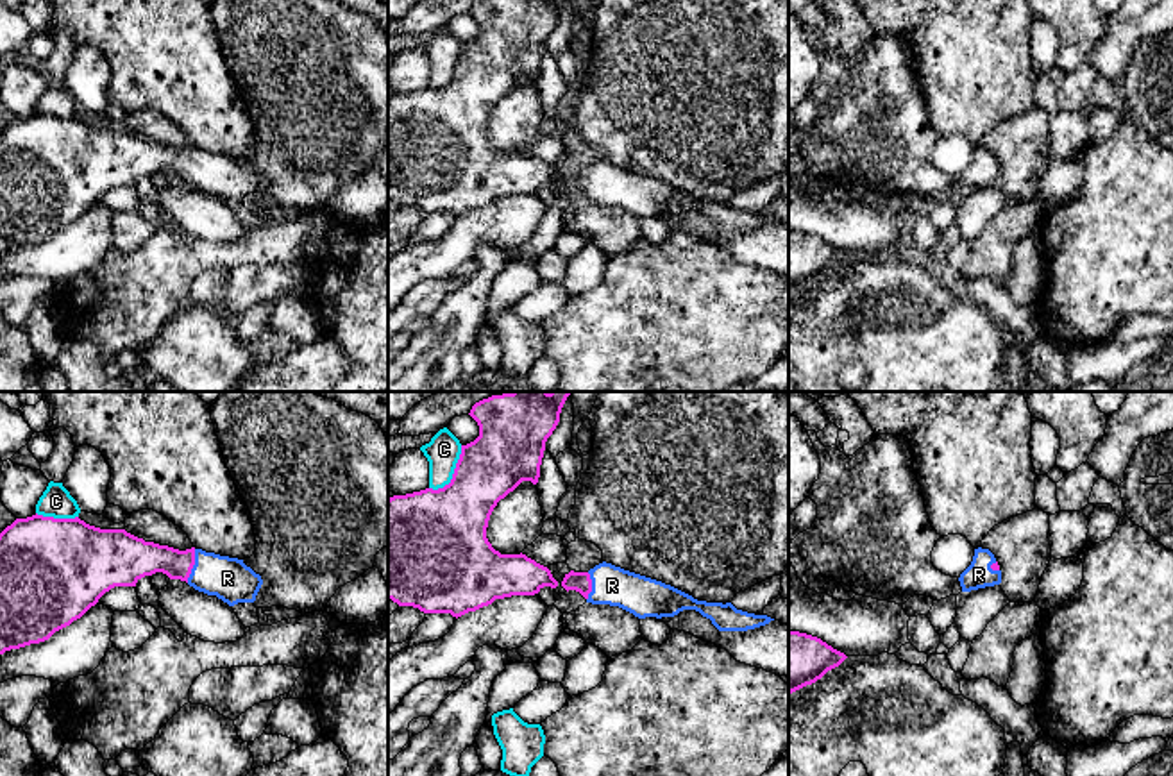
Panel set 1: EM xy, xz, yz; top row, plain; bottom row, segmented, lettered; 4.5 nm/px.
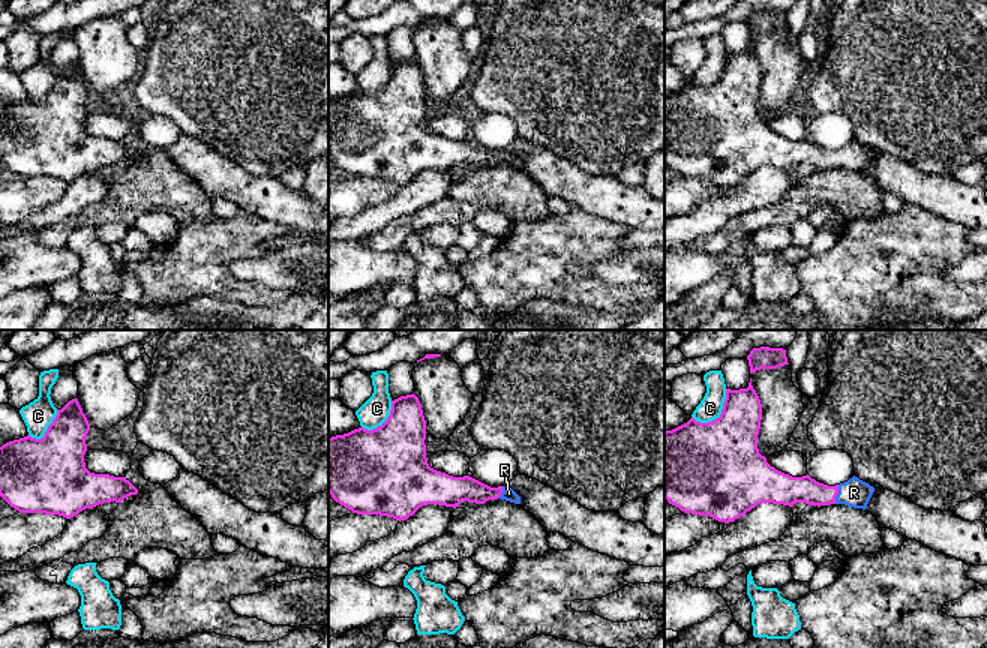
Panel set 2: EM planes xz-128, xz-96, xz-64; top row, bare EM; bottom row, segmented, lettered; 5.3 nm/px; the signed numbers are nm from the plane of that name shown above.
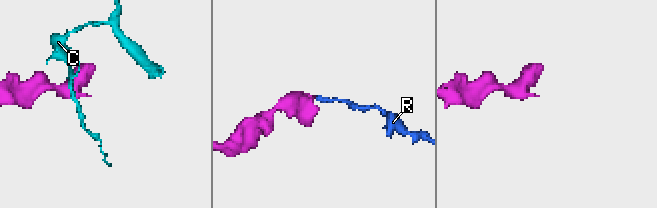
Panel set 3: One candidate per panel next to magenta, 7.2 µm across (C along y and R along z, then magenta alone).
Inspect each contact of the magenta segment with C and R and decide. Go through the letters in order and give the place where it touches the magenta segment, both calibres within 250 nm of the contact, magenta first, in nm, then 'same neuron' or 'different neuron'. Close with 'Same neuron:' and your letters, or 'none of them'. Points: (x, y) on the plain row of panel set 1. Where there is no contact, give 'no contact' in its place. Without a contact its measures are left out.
C: xz (453, 74) | 360/150 nm | different neuron
R: xy (194, 163) | 170/190 nm | same neuron
Same neuron: R

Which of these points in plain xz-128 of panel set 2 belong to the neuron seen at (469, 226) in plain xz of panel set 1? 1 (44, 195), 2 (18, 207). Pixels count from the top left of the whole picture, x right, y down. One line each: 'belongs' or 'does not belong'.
1: does not belong
2: does not belong

